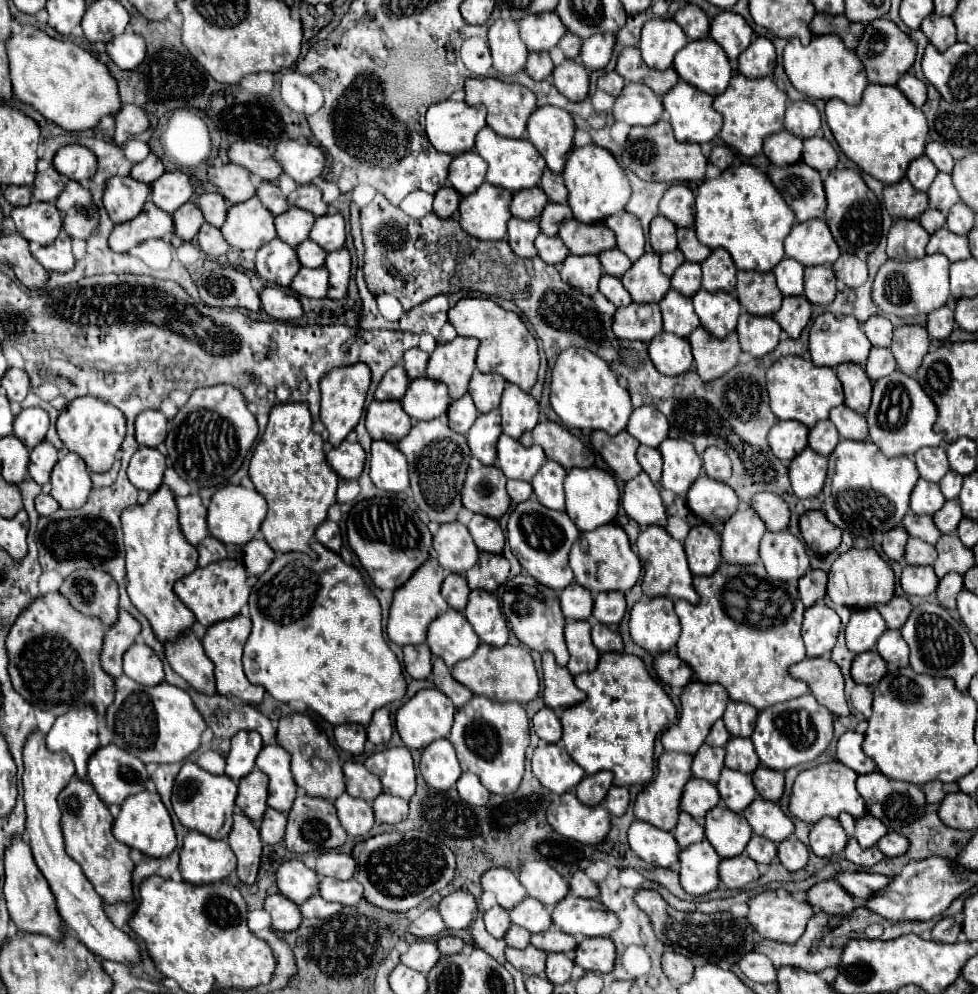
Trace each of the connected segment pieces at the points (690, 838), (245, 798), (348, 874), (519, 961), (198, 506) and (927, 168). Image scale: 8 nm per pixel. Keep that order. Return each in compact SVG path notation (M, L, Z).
M682 811L680 817L678 817L678 825L674 829L674 837L676 837L678 845L684 849L684 847L688 847L692 843L702 841L704 839L704 829L702 829L702 825L696 823L694 817L690 817L688 813Z
M254 769L240 779L236 805L254 823L260 823L266 811L266 797L268 797L268 777L262 771Z
M326 851L316 859L316 873L322 877L328 875L340 881L348 881L352 879L354 869L356 869L356 861L352 859L352 855L346 855L346 853Z
M508 947L506 961L510 965L514 965L518 971L522 971L526 977L528 975L544 975L546 953L542 953L540 949L534 949L534 947L526 947L526 949Z
M186 495L186 497L176 497L178 509L180 509L180 527L186 535L186 539L192 545L198 545L206 535L208 535L208 525L206 525L206 507L200 501L200 495Z
M922 155L922 157L918 157L918 159L908 167L906 177L908 177L908 181L914 185L914 189L928 191L928 187L932 185L936 173L938 173L938 169L934 167L934 163L932 163L926 155Z

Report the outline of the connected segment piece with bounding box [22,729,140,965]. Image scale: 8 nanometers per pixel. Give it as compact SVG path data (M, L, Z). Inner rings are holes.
M40 729L32 731L24 745L24 803L26 803L26 839L32 847L34 861L46 877L54 897L56 907L62 921L68 925L70 933L80 939L94 955L102 959L110 959L124 965L138 965L140 953L134 939L130 939L124 931L116 929L110 919L104 915L102 899L94 891L92 883L86 879L76 861L72 861L64 851L64 839L60 831L60 809L56 803L58 793L66 787L66 781L74 775L74 763L66 753L50 753L46 749L46 733Z

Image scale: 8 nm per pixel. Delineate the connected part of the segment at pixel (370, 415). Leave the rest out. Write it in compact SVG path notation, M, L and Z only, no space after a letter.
M372 401L366 409L366 429L372 439L400 441L412 427L412 419L402 411L398 401Z

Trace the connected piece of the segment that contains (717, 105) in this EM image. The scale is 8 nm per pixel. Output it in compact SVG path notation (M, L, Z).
M740 73L732 75L728 89L714 99L714 109L722 115L724 125L720 131L722 141L744 157L754 157L762 153L762 143L768 135L784 129L784 111L786 111L786 93L778 89L772 77L748 79Z

